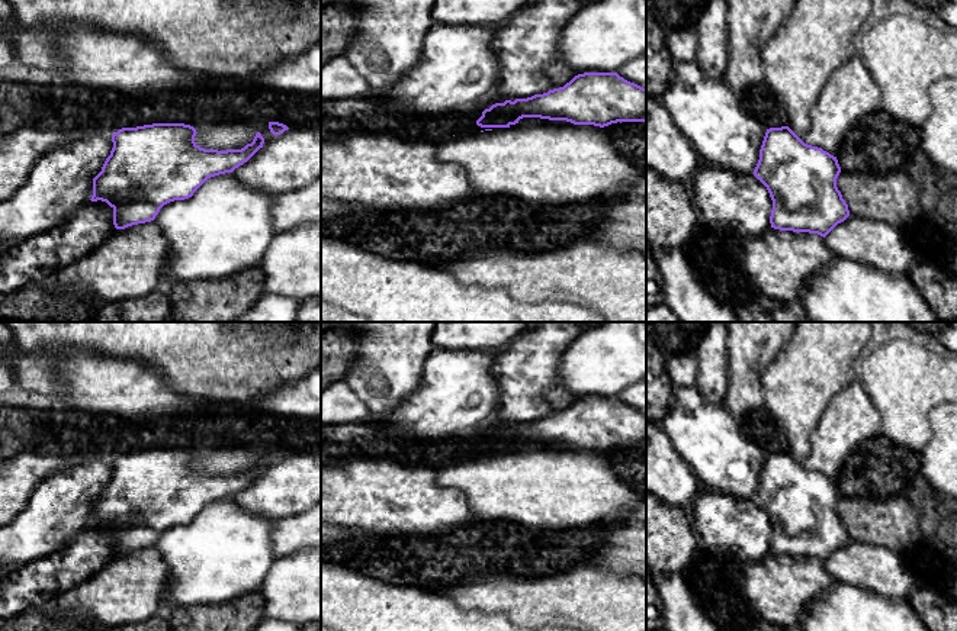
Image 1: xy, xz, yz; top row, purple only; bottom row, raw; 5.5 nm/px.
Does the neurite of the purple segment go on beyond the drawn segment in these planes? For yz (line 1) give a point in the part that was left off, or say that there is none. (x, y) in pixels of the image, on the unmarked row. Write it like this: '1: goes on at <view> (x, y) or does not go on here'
1: does not go on here

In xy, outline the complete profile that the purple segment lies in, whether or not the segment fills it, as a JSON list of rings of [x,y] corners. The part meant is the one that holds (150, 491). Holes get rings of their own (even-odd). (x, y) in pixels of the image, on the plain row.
[[[152,448],[122,453],[112,458],[113,473],[102,496],[93,503],[90,525],[106,527],[113,534],[116,554],[151,547],[164,529],[192,522],[211,502],[232,498],[264,469],[264,463],[257,457],[253,467],[241,474],[205,474],[195,467],[196,458],[193,451],[184,448]]]

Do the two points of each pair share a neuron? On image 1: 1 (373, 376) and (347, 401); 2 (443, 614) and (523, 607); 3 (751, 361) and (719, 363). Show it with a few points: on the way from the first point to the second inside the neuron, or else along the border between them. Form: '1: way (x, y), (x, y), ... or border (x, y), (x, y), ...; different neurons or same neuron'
1: border (343, 380), (375, 418); different neurons
2: border (449, 598), (465, 609), (503, 611), (508, 615); different neurons
3: border (728, 337), (728, 393), (725, 396); different neurons

